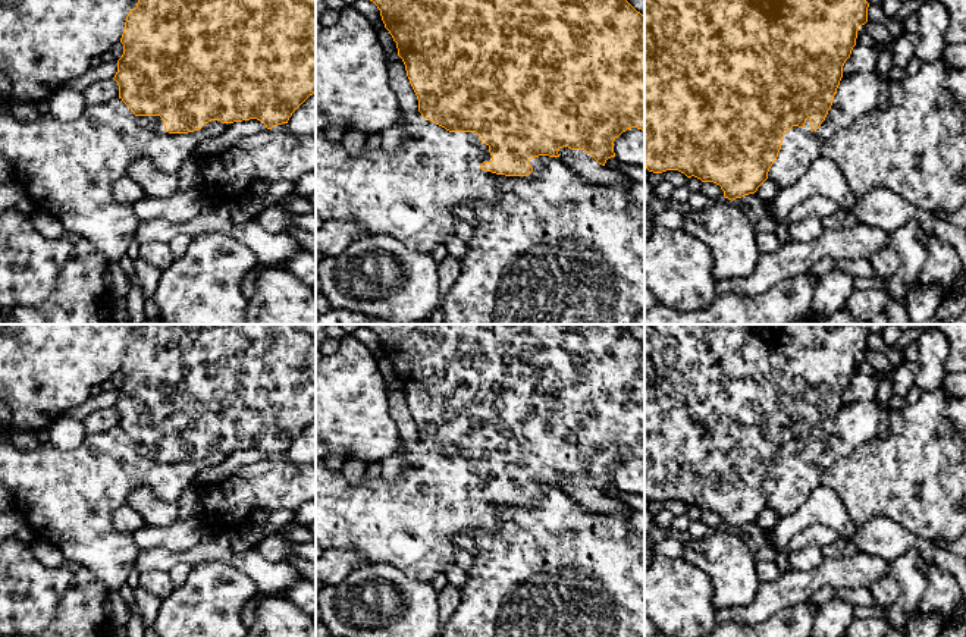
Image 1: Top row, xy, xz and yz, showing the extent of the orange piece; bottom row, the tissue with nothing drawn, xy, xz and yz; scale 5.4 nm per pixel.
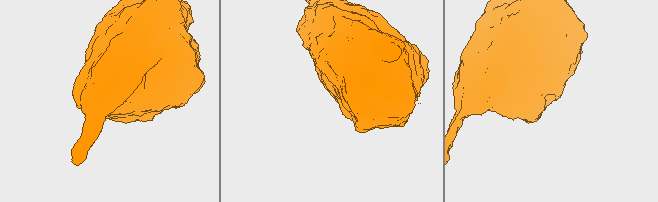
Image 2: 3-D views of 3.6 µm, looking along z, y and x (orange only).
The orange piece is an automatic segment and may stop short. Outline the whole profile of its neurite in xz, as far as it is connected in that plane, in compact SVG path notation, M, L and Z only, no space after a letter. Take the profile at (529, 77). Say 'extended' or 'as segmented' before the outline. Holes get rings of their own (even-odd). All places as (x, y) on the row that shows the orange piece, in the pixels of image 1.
as segmented; M370 0L380 10L385 28L396 43L421 116L449 132L476 132L489 147L490 161L480 169L505 176L529 176L530 160L539 156L559 157L562 147L584 150L599 164L615 157L614 141L627 129L644 131L644 15L627 0Z

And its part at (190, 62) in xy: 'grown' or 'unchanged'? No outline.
unchanged

